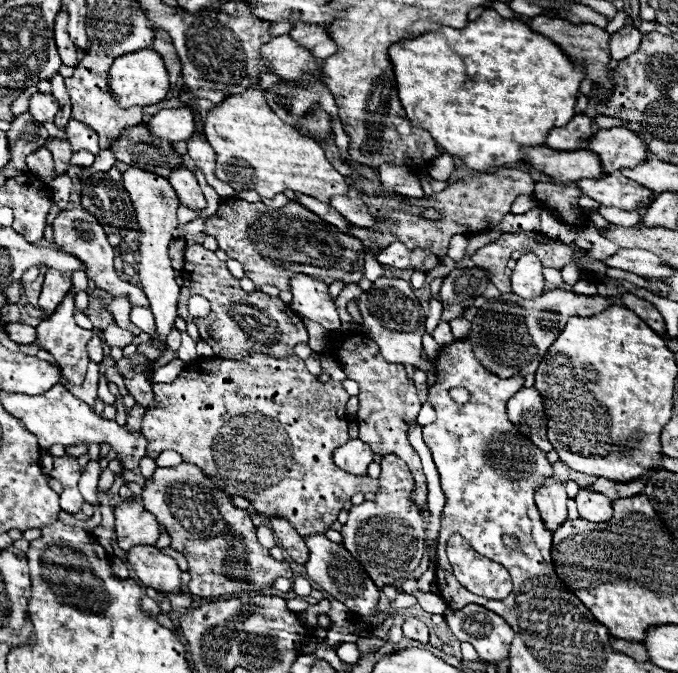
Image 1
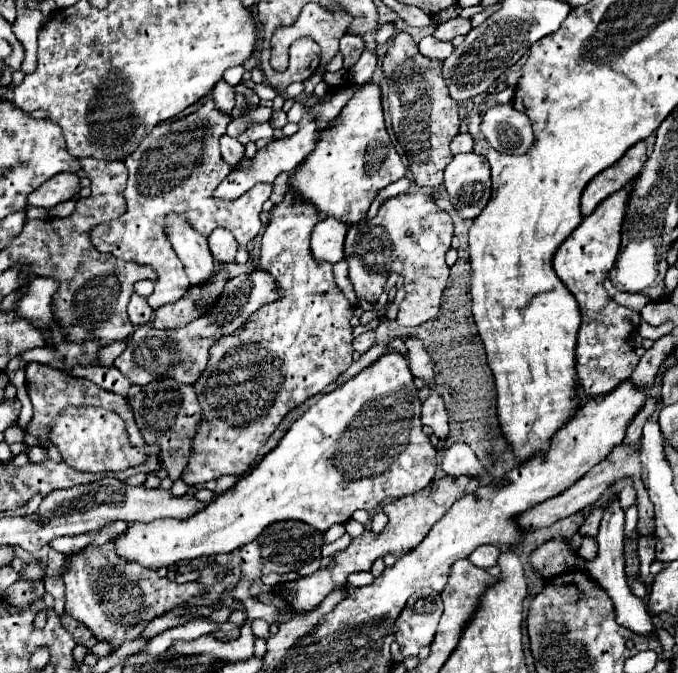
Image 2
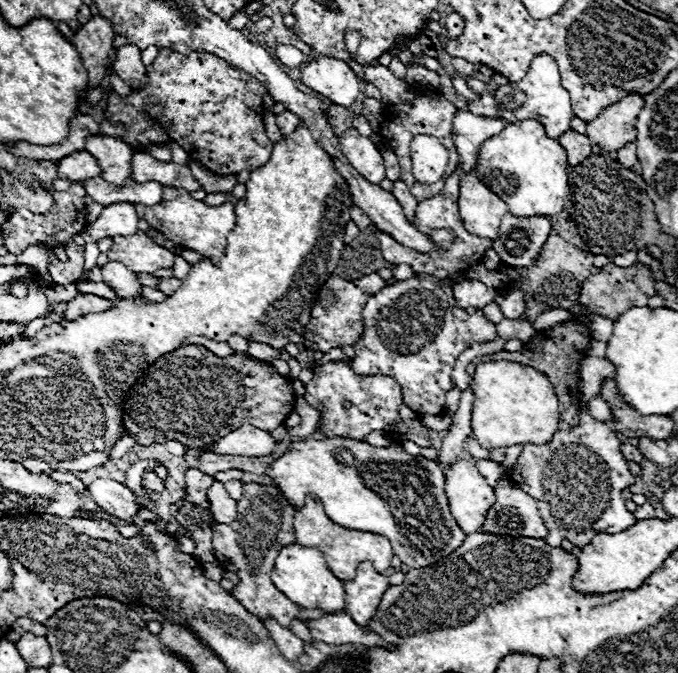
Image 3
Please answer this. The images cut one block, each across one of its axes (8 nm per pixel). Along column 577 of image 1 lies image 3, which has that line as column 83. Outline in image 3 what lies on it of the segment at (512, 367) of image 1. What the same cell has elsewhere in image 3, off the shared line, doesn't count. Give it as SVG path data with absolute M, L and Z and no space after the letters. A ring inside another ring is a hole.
M76 294L68 302L68 308L66 308L62 320L74 320L78 316L86 316L86 314L92 314L92 312L104 312L110 306L112 306L112 302L106 300L106 298L100 298L100 296L94 296L94 294Z

